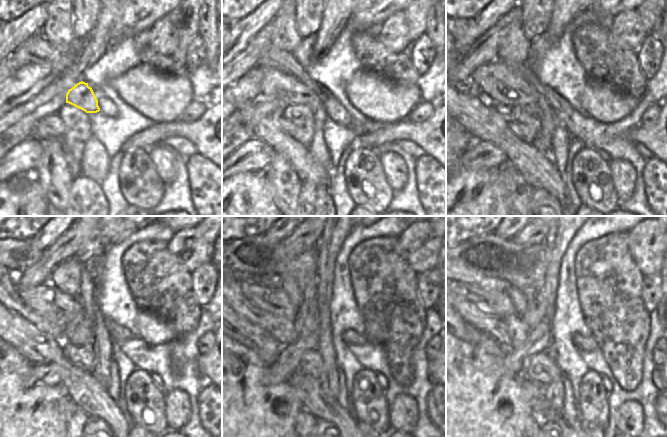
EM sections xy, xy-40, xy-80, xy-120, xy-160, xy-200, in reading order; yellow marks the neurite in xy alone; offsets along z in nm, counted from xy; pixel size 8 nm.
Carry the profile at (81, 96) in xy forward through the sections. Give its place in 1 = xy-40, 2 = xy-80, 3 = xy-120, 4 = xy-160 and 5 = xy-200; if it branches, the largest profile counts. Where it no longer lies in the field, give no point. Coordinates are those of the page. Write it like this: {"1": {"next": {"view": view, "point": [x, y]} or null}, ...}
{"1": {"next": {"view": "xy-40", "point": [288, 90]}}, "2": {"next": {"view": "xy-80", "point": [498, 84]}}, "3": {"next": {"view": "xy-120", "point": [57, 307]}}, "4": {"next": {"view": "xy-160", "point": [271, 298]}}, "5": {"next": {"view": "xy-200", "point": [499, 302]}}}

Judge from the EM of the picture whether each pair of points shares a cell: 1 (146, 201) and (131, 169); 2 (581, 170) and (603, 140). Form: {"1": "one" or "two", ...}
{"1": "one", "2": "two"}

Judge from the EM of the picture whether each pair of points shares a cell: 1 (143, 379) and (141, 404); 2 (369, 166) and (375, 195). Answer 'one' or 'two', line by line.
1: one
2: one

